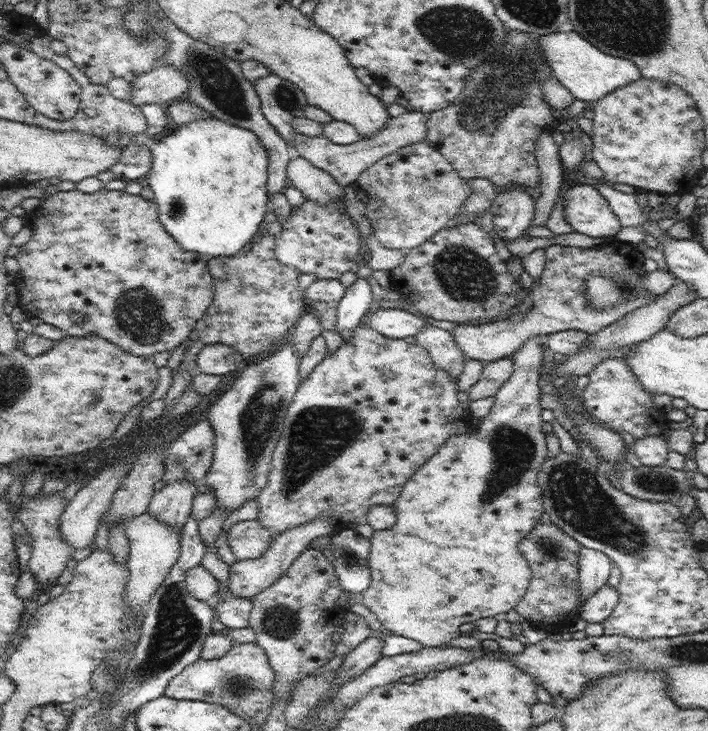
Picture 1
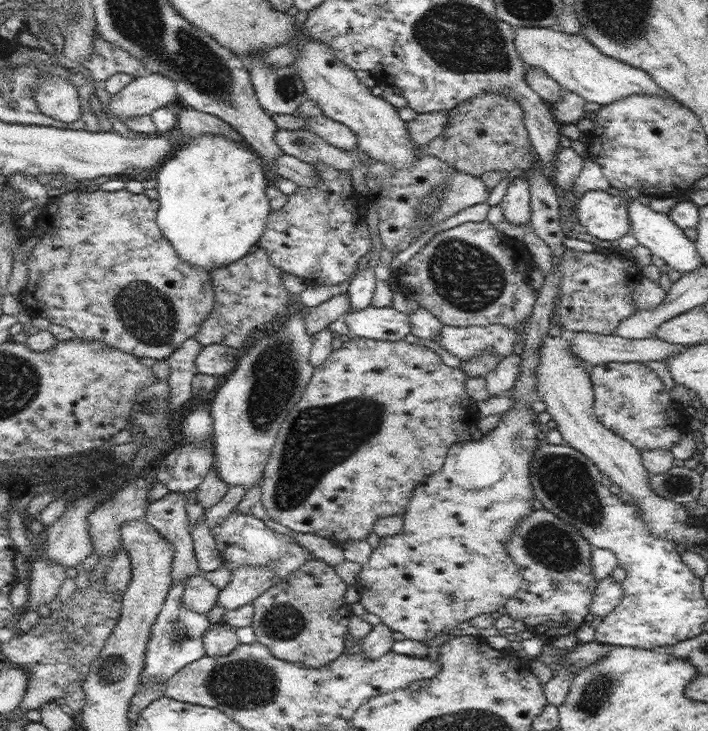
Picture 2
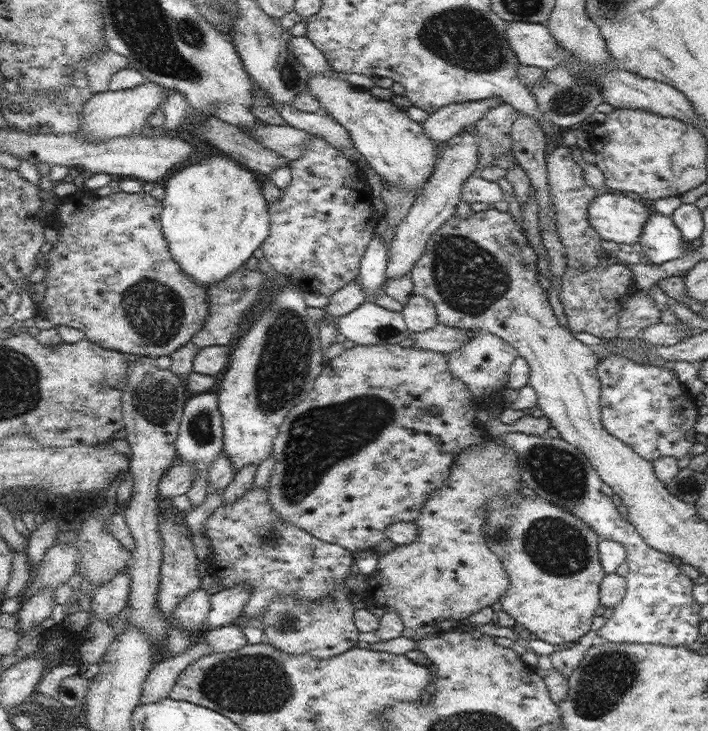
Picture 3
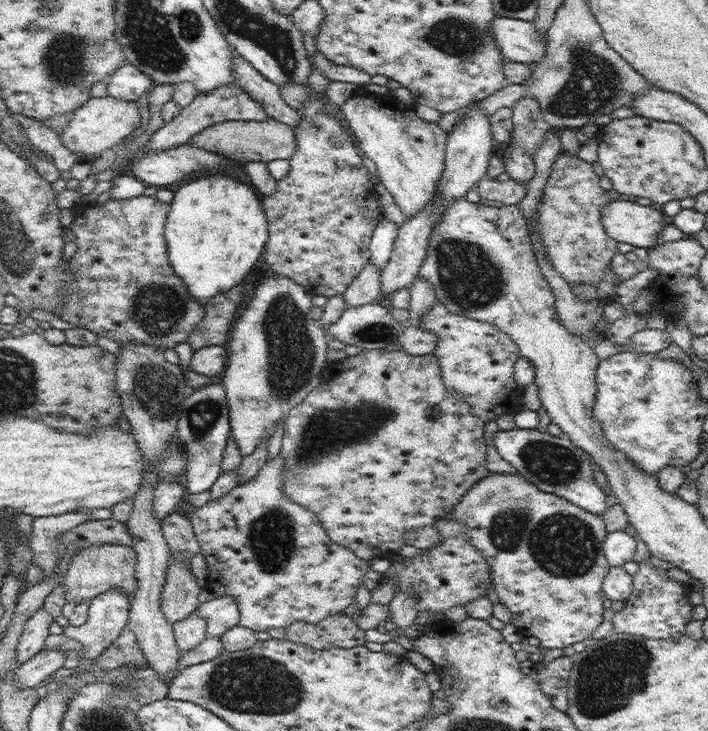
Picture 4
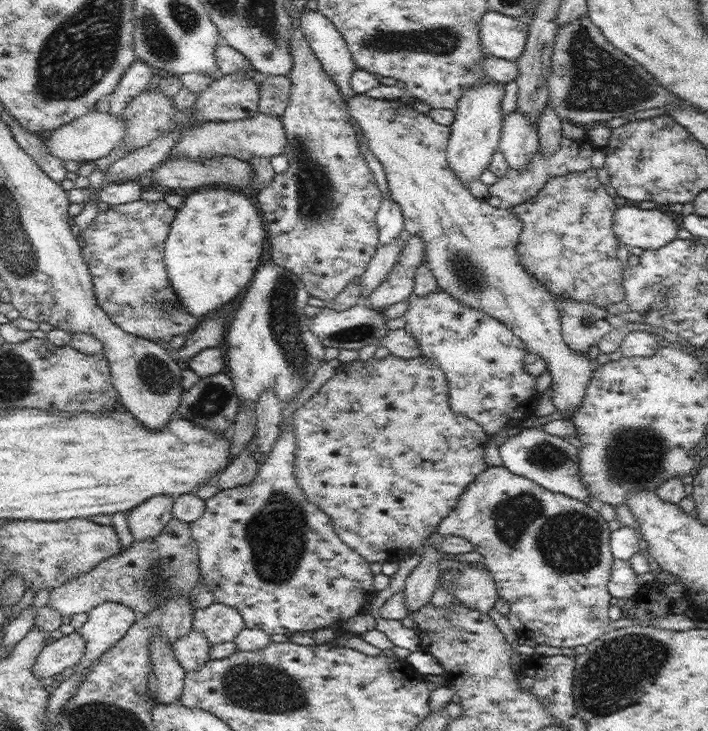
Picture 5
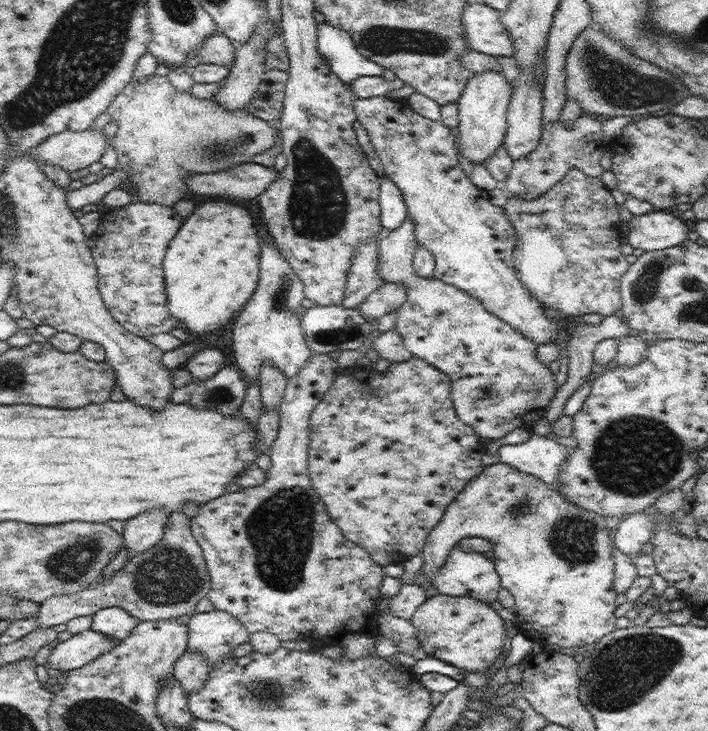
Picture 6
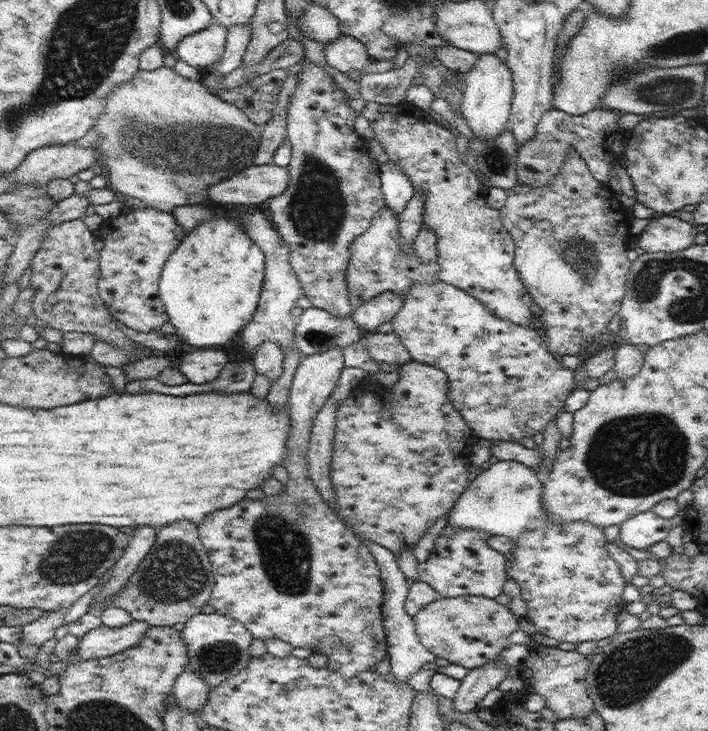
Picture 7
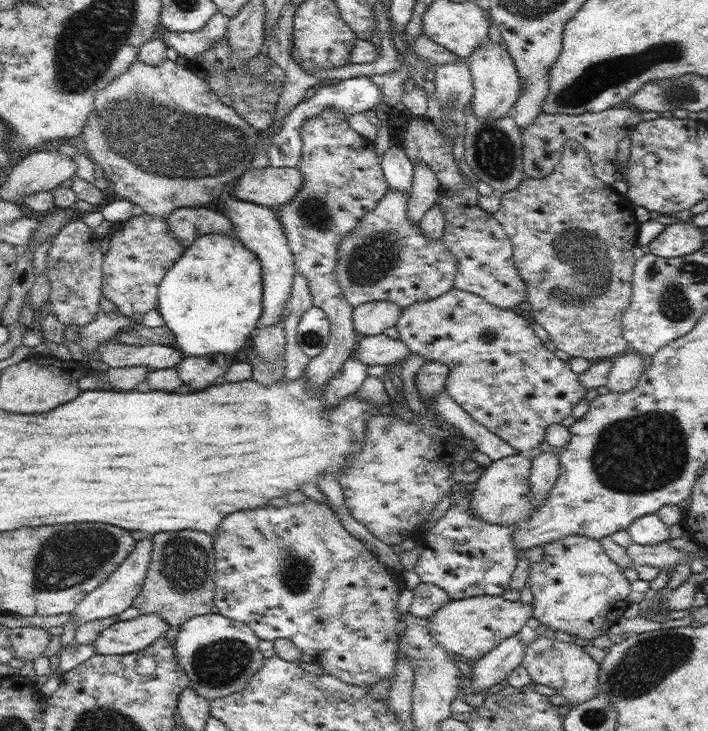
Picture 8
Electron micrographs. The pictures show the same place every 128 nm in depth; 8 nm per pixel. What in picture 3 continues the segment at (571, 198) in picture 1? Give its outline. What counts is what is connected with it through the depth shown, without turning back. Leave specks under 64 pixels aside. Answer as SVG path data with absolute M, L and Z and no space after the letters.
M604 193L595 196L588 207L590 224L604 240L634 245L639 242L651 211L628 196Z

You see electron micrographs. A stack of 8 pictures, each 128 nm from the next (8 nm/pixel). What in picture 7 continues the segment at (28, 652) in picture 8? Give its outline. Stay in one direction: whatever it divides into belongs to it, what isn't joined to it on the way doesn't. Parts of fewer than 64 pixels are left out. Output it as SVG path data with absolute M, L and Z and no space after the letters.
M53 610L45 612L38 620L34 620L22 627L21 645L41 647L54 637L55 631L59 626L65 625L65 610Z

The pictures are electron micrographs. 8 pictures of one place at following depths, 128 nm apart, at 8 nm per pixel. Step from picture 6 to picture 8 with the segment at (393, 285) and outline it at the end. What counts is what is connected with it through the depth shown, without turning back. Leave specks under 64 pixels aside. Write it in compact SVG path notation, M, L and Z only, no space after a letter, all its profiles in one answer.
M373 301L361 304L353 309L353 327L359 337L363 335L374 336L382 334L387 328L395 326L400 318L402 309L394 302Z

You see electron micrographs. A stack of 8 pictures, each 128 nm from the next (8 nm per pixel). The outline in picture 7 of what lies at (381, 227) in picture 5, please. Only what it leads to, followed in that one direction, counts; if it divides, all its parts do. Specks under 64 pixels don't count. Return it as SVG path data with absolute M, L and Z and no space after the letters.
M390 161L379 166L379 176L385 206L391 208L398 216L415 193L413 184L403 169Z

